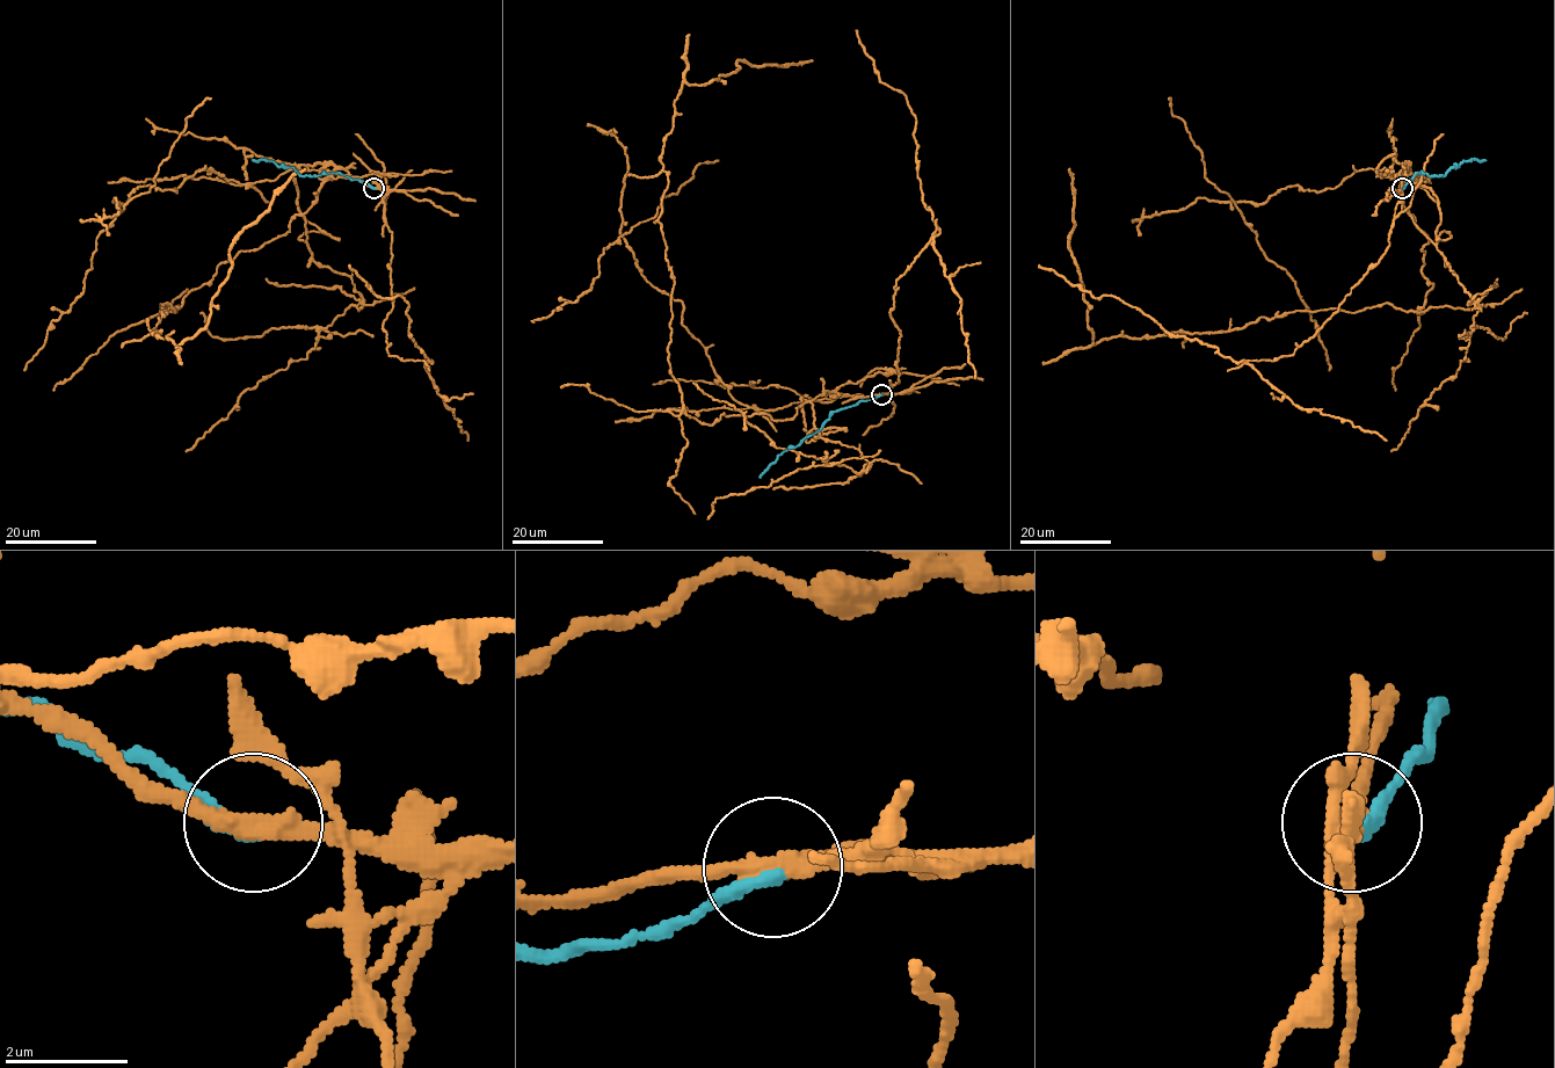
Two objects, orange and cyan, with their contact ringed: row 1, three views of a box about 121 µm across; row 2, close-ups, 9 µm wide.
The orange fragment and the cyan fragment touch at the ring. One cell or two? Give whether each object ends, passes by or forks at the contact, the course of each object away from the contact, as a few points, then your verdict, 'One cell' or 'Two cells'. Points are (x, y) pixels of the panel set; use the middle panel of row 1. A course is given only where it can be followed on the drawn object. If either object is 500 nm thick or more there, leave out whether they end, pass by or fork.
At the ring orange passes by. At the ring cyan ends. Course of orange: (881, 394), (829, 391), (791, 419), (669, 412), (682, 409), (659, 220), (676, 95), (740, 60), (812, 62). Course of cyan: (881, 394), (835, 411), (822, 427), (794, 448), (785, 450), (760, 477). Two cells

